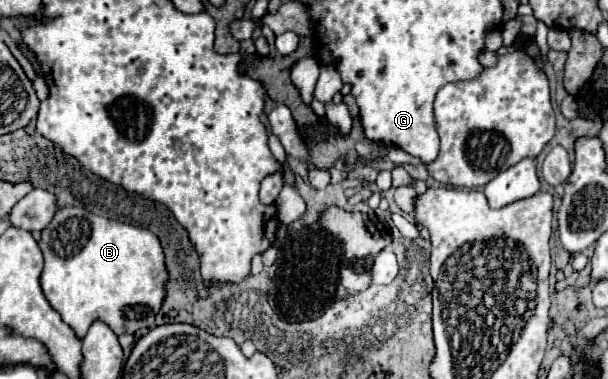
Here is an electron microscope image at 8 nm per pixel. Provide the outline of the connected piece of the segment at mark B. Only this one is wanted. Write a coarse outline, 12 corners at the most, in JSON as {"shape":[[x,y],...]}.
{"shape":[[61,207],[43,293],[79,337],[153,327],[165,301],[149,229]]}

